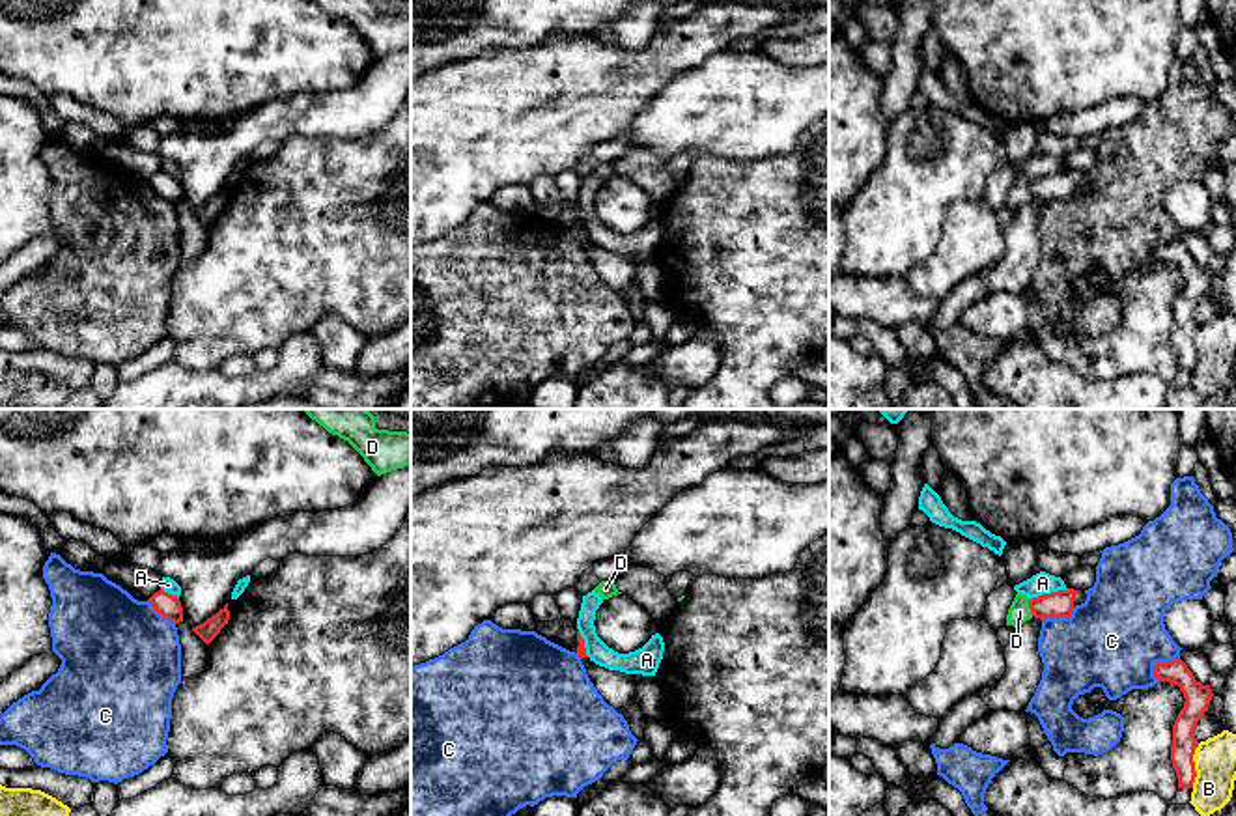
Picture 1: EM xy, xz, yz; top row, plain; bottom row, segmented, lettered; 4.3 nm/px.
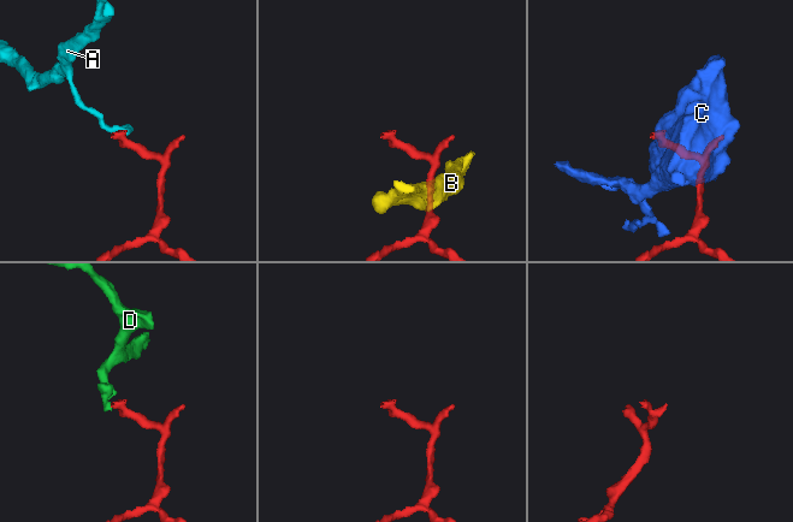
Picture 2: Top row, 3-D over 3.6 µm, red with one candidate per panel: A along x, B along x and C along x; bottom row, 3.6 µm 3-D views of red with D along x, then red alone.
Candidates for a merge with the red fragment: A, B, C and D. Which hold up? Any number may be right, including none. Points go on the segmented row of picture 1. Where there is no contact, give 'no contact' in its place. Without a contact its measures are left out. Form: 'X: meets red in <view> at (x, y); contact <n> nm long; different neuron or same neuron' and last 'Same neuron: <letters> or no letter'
A: meets red in yz at (1048, 594); contact 180 nm long; different neuron
B: meets red in yz at (1193, 766); contact 190 nm long; different neuron
C: meets red in yz at (1162, 663); contact 150 nm long; different neuron
D: meets red in yz at (1029, 605); contact 80 nm long; different neuron
Same neuron: no letter

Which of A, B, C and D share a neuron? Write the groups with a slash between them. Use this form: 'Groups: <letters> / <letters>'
Groups: A / B / C / D

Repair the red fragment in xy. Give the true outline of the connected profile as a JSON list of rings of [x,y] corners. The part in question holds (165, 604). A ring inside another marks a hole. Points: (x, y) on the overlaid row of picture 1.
[[[161,588],[147,601],[166,620],[174,624],[183,622],[183,607],[177,596],[172,596]]]

